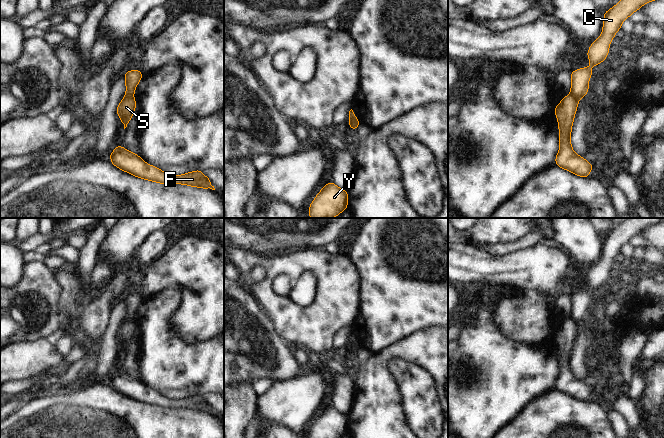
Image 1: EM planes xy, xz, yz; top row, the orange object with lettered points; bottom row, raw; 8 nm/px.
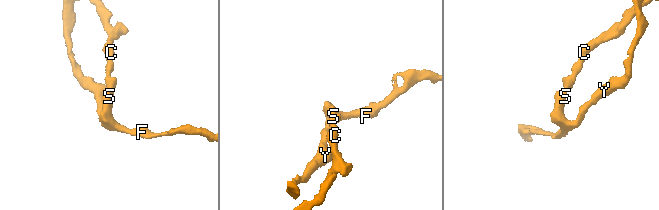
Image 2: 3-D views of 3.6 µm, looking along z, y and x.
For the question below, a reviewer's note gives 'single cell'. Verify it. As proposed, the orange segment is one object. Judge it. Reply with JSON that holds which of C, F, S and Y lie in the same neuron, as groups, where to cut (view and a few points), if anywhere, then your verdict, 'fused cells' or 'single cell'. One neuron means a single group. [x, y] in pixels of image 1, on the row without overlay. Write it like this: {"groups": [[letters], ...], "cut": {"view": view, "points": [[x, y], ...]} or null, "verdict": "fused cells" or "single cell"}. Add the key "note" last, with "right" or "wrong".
{"groups": [["C"], ["F", "S", "Y"]], "cut": {"view": "yz", "points": [[570, 318], [578, 323]]}, "verdict": "fused cells", "note": "wrong"}

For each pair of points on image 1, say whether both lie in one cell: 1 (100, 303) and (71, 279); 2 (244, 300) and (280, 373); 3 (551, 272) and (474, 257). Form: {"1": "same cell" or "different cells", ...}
{"1": "same cell", "2": "same cell", "3": "same cell"}

